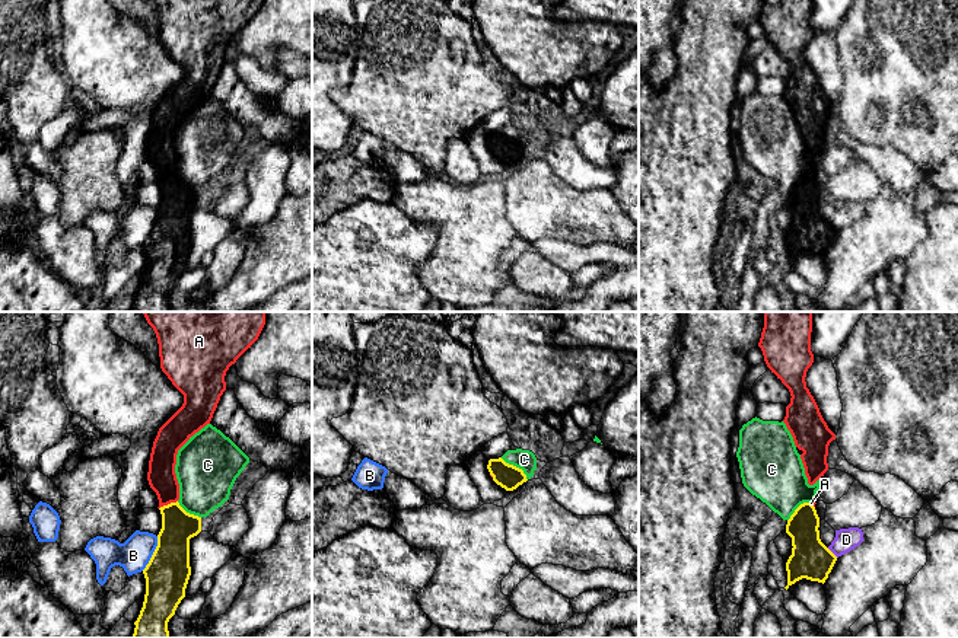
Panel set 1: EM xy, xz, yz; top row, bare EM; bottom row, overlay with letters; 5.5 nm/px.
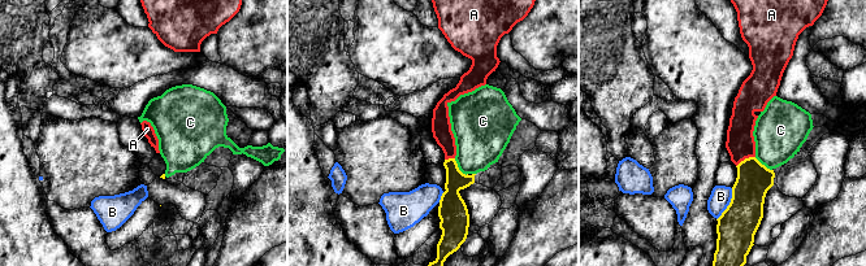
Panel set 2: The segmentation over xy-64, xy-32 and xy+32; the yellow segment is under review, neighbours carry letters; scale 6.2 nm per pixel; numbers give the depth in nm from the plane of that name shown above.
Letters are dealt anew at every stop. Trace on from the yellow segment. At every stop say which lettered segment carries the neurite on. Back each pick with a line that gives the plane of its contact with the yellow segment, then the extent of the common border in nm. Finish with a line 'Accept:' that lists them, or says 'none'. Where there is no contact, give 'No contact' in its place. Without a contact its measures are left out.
A: Touches yellow in xy. Shared border 120 nm
Accept: A

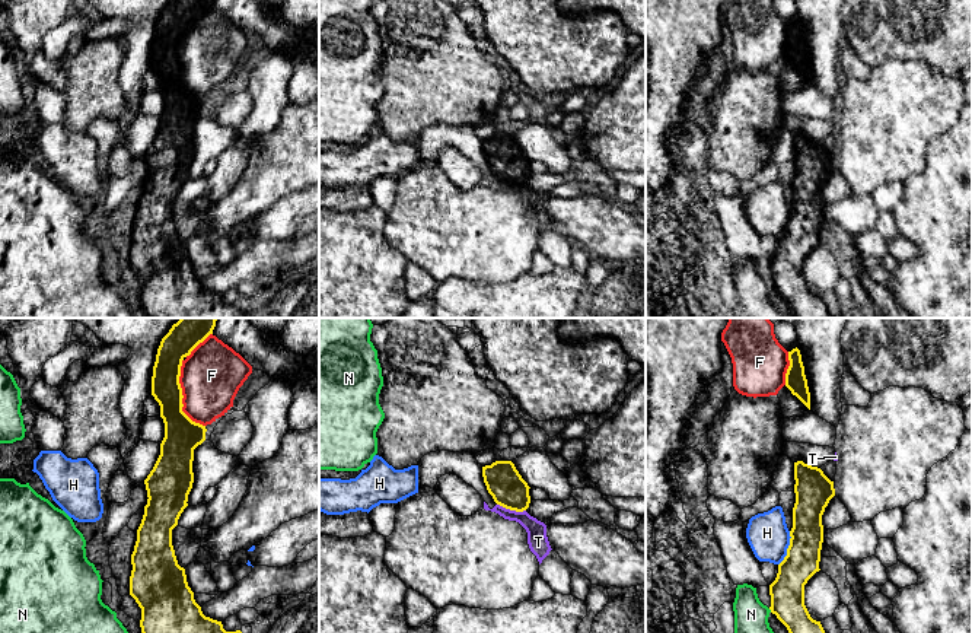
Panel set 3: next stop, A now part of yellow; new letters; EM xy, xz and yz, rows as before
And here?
Accept: none

